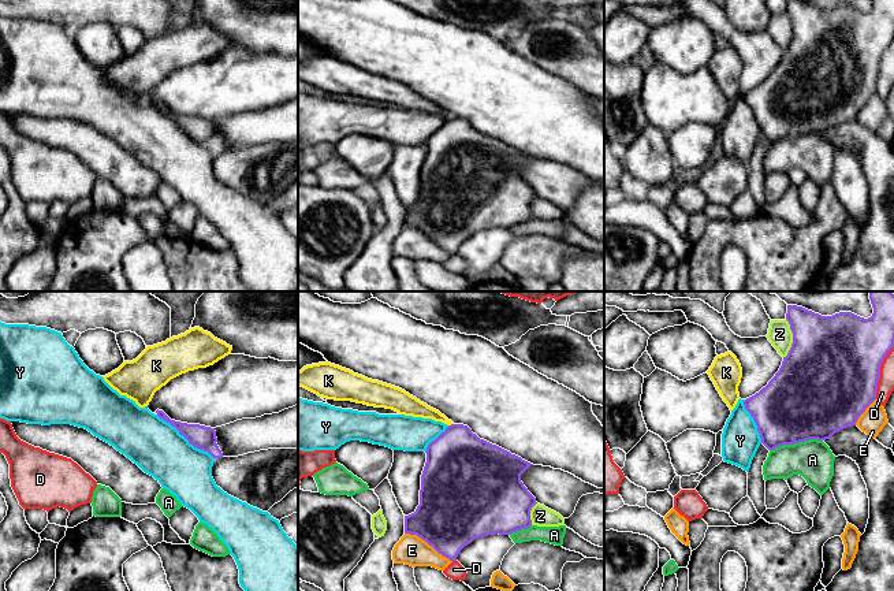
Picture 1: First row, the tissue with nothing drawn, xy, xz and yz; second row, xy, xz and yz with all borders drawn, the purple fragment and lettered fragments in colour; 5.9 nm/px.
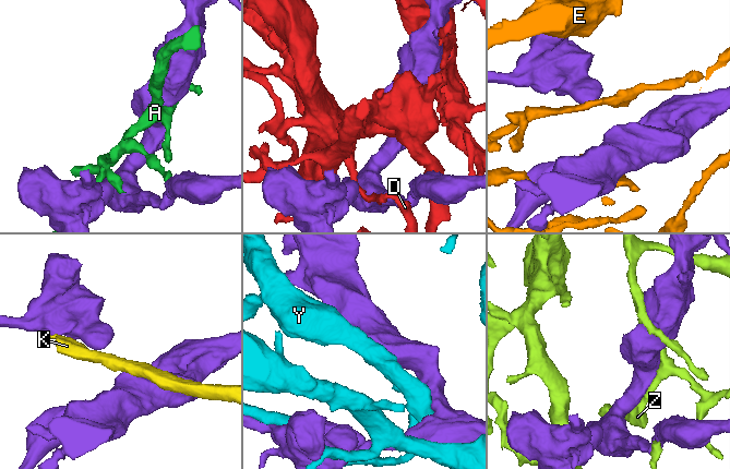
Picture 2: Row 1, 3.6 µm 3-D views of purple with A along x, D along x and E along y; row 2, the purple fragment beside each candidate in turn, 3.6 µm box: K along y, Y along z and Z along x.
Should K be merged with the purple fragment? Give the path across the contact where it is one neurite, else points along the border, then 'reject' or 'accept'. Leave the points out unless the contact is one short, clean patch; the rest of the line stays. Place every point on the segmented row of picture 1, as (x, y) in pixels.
along xz (453, 423), (449, 426) | reject

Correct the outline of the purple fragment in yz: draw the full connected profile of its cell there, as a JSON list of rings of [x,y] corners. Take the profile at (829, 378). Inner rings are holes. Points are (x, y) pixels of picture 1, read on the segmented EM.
[[[869,291],[869,300],[873,313],[868,319],[852,312],[822,316],[787,305],[791,347],[768,384],[744,401],[768,450],[809,439],[830,439],[835,432],[856,425],[876,399],[880,365],[894,347],[894,294]]]

